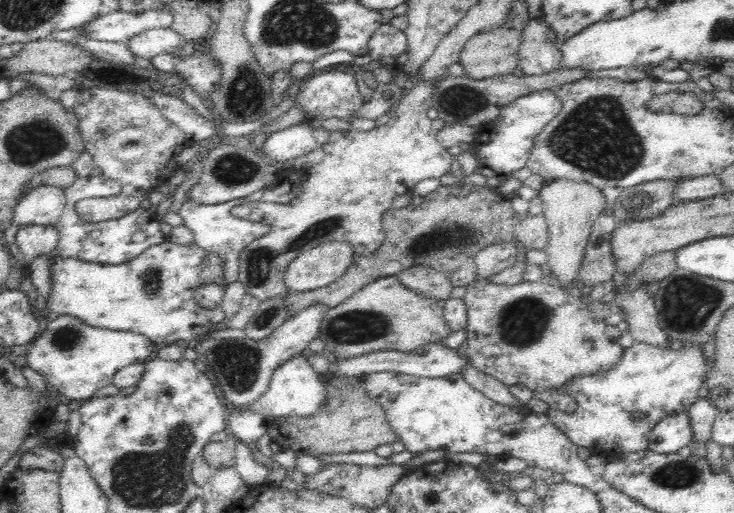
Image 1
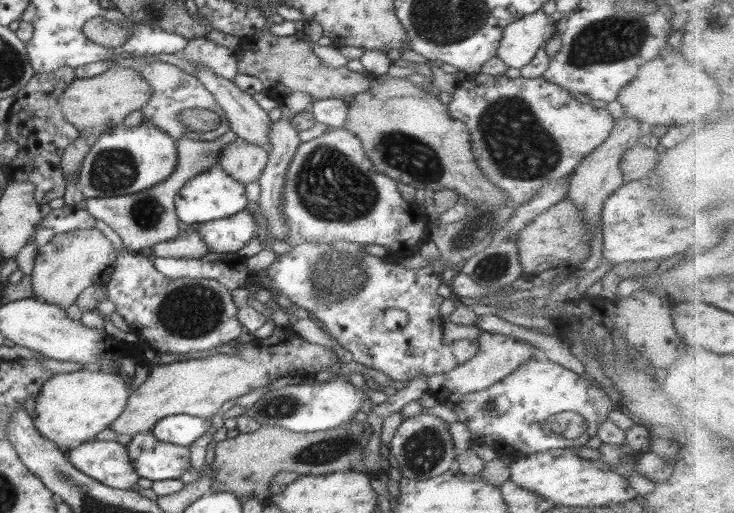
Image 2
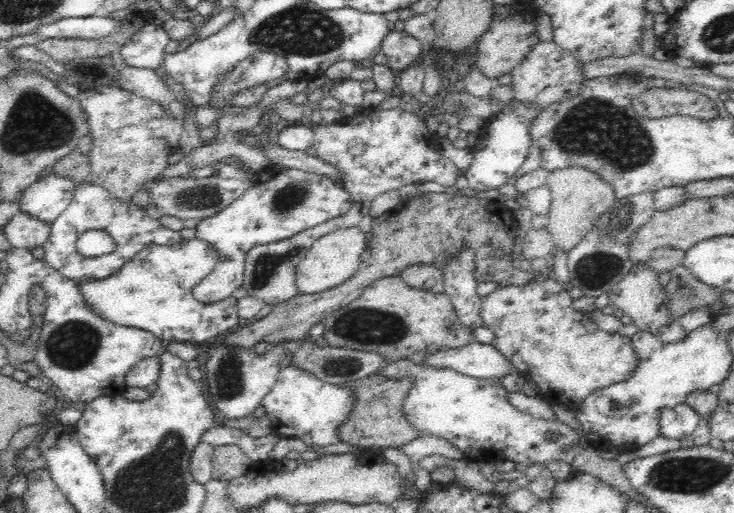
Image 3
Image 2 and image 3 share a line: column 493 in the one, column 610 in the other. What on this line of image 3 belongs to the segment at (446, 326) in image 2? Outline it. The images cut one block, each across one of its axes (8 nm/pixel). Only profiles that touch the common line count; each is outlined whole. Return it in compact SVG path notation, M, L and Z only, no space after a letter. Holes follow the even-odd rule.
M538 277L536 280L528 282L527 285L498 286L497 289L492 290L492 293L481 298L480 317L482 317L482 326L490 328L490 330L493 331L494 336L496 336L492 341L491 346L494 346L494 348L496 348L505 358L509 359L509 362L512 362L515 369L513 372L518 372L523 379L525 379L525 377L532 378L532 381L536 382L537 386L540 387L538 396L543 397L550 405L560 405L568 408L579 406L583 402L582 400L584 400L586 396L592 394L593 391L604 389L606 386L611 386L613 383L622 383L636 371L638 358L636 357L631 338L622 336L619 333L607 333L596 328L594 322L592 322L586 314L580 314L580 311L577 311L572 307L573 300L572 297L568 295L568 288L566 290L562 289L557 293L550 293L544 287L543 278Z

